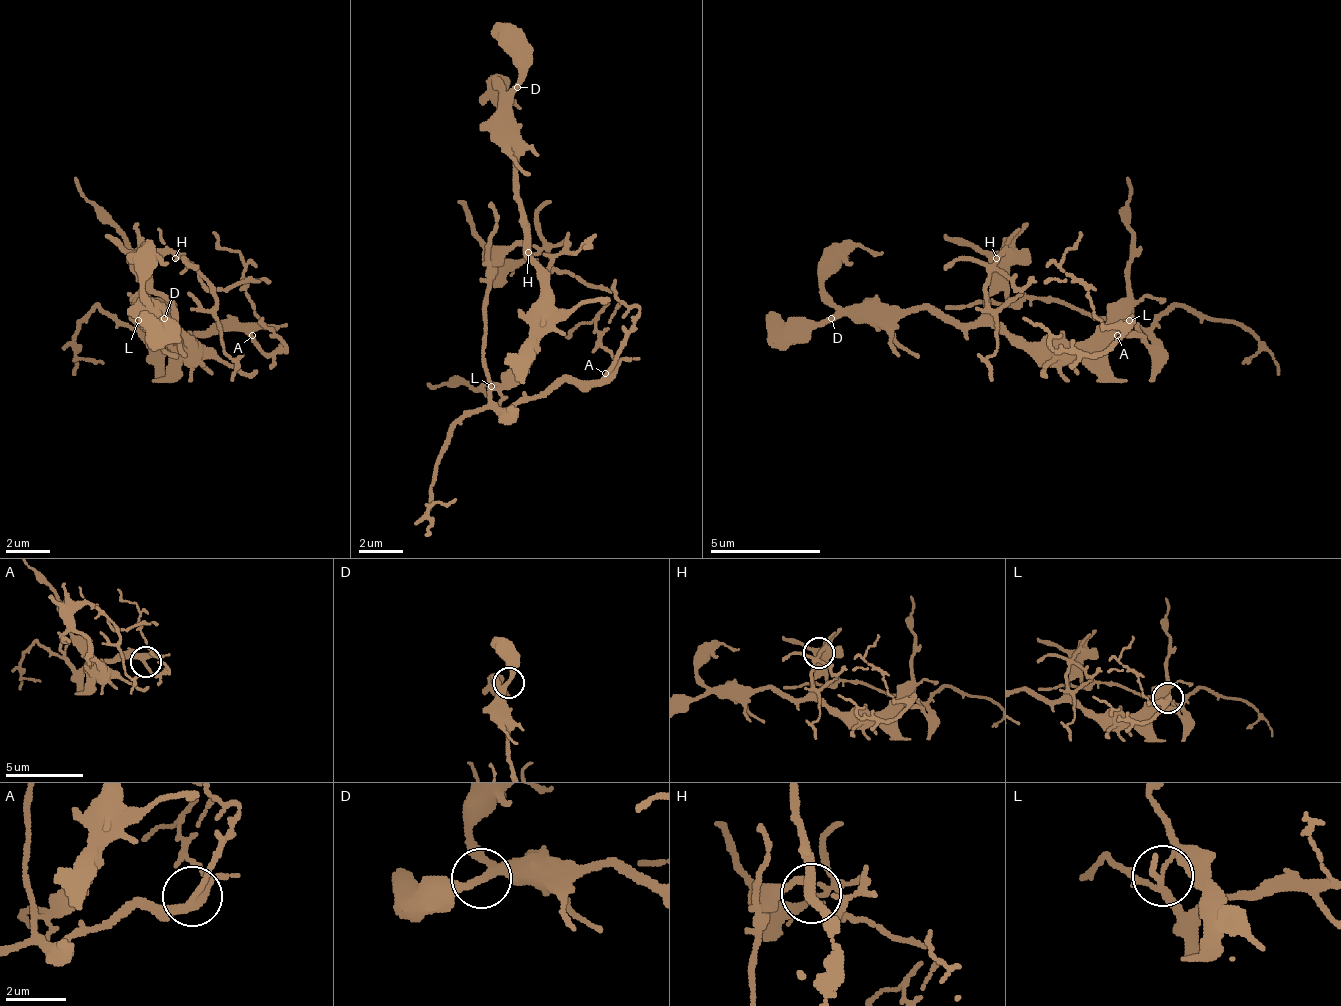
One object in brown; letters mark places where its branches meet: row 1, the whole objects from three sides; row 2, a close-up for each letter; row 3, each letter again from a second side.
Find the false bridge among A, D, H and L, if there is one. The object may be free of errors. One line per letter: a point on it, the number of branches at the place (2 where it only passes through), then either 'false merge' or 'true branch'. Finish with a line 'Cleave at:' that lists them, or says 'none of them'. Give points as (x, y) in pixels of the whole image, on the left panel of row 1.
A: (252, 335) | 3 | true branch
D: (164, 318) | 3 | true branch
H: (175, 258) | 5 | true branch
L: (138, 320) | 5 | false merge
Cleave at: L

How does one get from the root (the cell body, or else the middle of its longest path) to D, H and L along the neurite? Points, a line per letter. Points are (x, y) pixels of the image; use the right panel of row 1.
D: (1056, 346), (1012, 346), (985, 324), (946, 324), (924, 307), (869, 307), (864, 313), (836, 313), (831, 318)
H: (1056, 346), (1023, 346), (990, 313), (990, 291), (996, 285), (996, 269), (1001, 263), (1001, 252), (996, 258)
L: (1056, 346), (1095, 346), (1133, 307), (1128, 318)

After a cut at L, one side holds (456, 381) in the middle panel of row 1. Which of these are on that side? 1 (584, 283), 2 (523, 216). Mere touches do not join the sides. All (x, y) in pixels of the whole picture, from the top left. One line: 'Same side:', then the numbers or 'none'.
Same side: 1, 2

